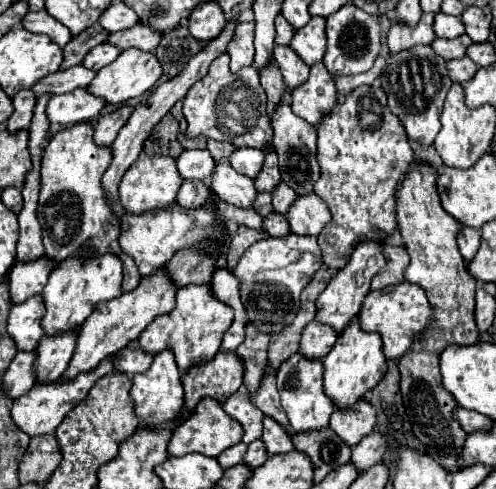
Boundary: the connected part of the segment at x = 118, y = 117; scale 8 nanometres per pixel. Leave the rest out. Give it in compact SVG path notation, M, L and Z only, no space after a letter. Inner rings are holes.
M120 106L118 110L110 112L110 114L104 114L96 128L94 128L94 142L98 146L108 146L114 142L114 136L120 132L120 128L128 122L130 114L132 114L132 106Z

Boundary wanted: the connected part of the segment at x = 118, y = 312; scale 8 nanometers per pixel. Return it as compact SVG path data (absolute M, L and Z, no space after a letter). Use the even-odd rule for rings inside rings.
M154 272L152 276L142 278L136 292L126 292L114 300L108 300L106 304L98 304L94 314L90 318L86 318L86 324L82 324L82 328L78 330L74 356L72 356L66 372L62 374L62 378L74 380L78 374L94 370L102 358L112 356L118 350L126 348L132 340L138 340L138 336L156 316L168 314L174 308L176 290L178 288L174 288L174 284L170 284L170 280L162 280L162 276L158 276L158 272Z

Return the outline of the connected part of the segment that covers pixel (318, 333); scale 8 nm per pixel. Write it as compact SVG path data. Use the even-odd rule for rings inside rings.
M310 322L302 332L298 354L308 360L322 360L326 352L330 352L330 348L336 344L336 338L338 336L334 336L334 332L330 332L330 328L324 324Z

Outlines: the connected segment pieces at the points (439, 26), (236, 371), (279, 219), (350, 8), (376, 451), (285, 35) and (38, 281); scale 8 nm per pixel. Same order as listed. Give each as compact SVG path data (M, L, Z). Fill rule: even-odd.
M438 12L434 18L434 34L438 38L458 38L460 34L464 34L464 24L456 16Z
M218 352L214 360L196 364L182 376L186 410L194 412L196 404L210 396L218 402L228 400L240 386L244 376L244 364L236 352Z
M270 212L270 214L264 218L262 228L264 228L272 238L282 238L282 236L290 234L290 226L288 226L286 216L284 216L284 214L278 214L278 212Z
M346 4L330 18L326 18L328 50L324 54L324 66L332 76L352 76L372 68L374 58L380 54L380 24L370 14L362 12L354 4Z
M372 432L362 440L358 446L352 448L352 458L350 462L356 466L358 472L366 472L370 466L378 464L382 454L386 452L386 440L380 432Z
M282 14L276 16L276 44L286 46L294 36L294 28L286 22L286 18Z
M46 258L34 260L34 262L16 262L16 266L12 268L12 272L8 276L12 304L20 304L20 302L40 294L52 272L52 266L54 264Z

